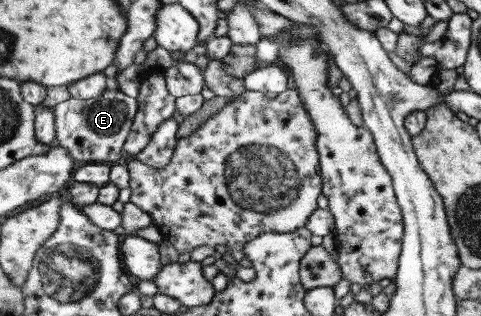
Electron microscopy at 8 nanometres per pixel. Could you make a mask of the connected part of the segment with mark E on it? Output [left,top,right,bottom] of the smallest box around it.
[53,87,139,163]

